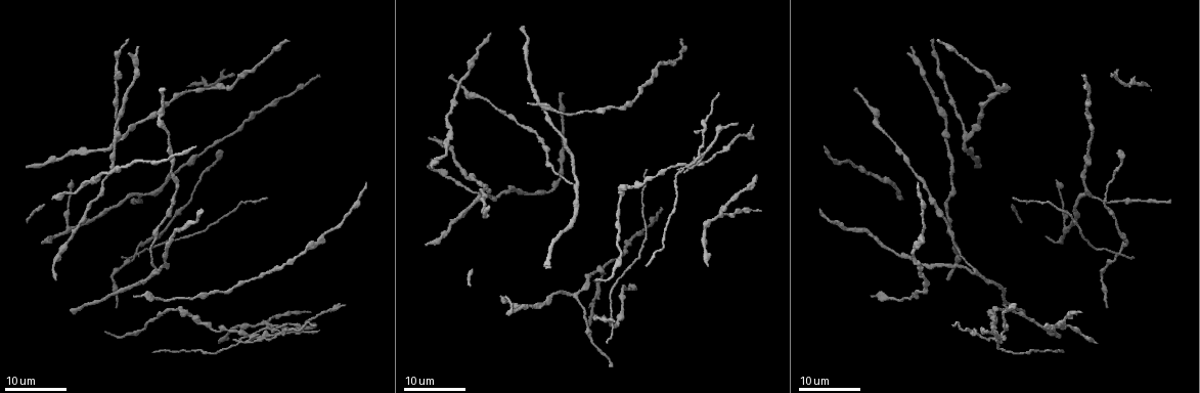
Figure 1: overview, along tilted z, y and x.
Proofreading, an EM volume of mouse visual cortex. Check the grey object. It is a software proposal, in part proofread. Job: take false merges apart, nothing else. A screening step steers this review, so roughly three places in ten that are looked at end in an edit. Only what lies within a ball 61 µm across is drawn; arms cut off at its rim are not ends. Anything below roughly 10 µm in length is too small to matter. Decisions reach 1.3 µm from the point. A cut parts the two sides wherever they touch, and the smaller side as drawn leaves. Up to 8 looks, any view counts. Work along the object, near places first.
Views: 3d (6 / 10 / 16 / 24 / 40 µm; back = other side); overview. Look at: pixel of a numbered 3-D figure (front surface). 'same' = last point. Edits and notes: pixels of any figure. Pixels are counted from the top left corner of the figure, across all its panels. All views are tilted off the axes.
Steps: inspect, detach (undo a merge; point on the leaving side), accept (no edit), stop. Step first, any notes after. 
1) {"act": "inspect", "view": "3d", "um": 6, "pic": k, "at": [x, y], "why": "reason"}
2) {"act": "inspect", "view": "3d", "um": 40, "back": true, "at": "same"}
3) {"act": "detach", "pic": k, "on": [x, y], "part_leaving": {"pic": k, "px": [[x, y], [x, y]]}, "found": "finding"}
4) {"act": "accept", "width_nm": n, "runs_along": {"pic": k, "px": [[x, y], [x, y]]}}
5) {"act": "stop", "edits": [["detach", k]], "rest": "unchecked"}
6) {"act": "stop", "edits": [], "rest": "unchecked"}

{"act": "inspect", "view": "3d", "um": 24, "pic": 1, "at": [554, 128]}

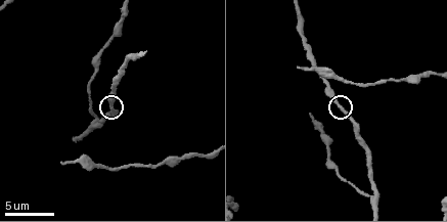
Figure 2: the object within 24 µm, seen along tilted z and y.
{"act": "inspect", "view": "3d", "um": 10, "pic": 2, "at": [113, 107], "why": "zoom in"}

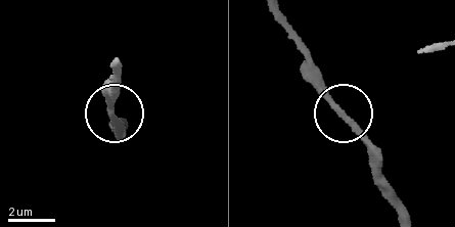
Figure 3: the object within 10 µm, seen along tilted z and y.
{"act": "accept", "runs_along": {"pic": 3, "px": [[404, 206], [380, 171], [372, 141], [302, 73]]}, "found": "all the same cell"}

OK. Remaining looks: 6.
{"act": "inspect", "view": "3d", "um": 16, "pic": 1, "at": [251, 114]}

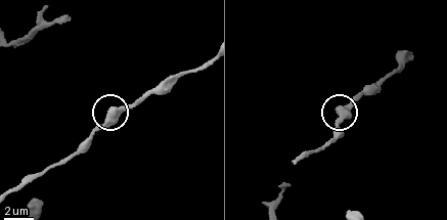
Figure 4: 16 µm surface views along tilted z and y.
{"act": "inspect", "view": "3d", "um": 10, "pic": 4, "at": [113, 109]}

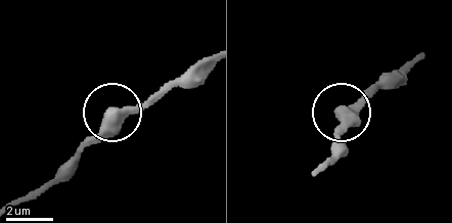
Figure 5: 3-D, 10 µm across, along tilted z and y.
{"act": "inspect", "view": "3d", "um": 10, "back": true, "pic": 5, "at": [111, 114]}

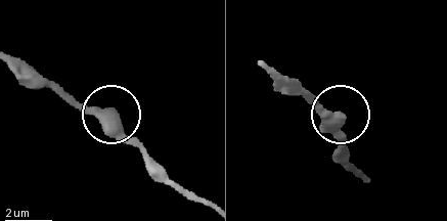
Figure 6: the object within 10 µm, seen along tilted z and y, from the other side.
{"act": "accept", "side_arm_um": 14, "found": "one cell here"}

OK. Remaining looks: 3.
{"act": "inspect", "view": "3d", "um": 24, "pic": 1, "at": [1001, 333], "why": "looks like a crossing"}

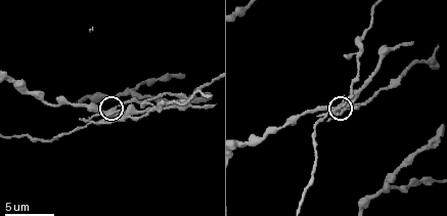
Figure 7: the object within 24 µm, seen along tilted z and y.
{"act": "inspect", "view": "3d", "um": 6, "at": "same"}

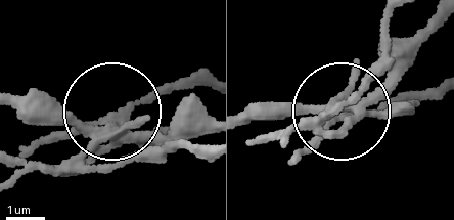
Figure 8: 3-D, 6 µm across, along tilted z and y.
{"act": "detach", "pic": 8, "on": [405, 113], "found": "a second cell is stuck on"}

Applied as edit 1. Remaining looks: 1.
{"act": "stop", "edits": [["detach", 8]], "rest": "unchecked"}

